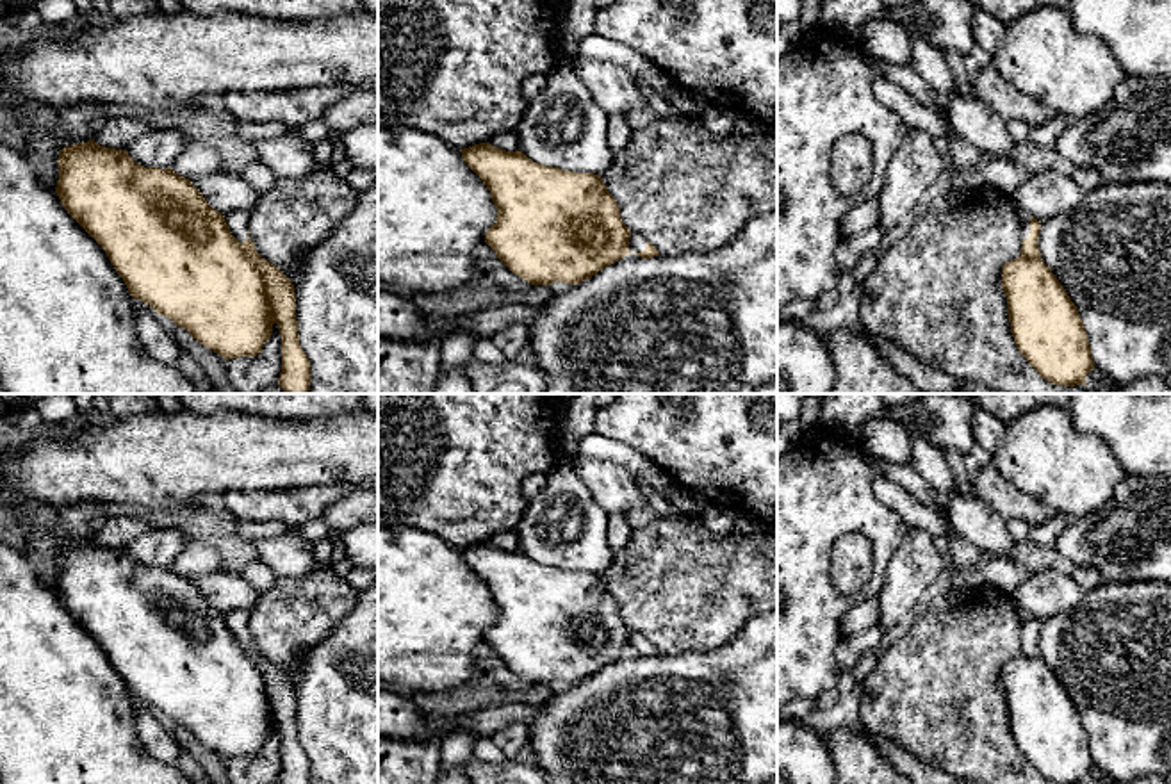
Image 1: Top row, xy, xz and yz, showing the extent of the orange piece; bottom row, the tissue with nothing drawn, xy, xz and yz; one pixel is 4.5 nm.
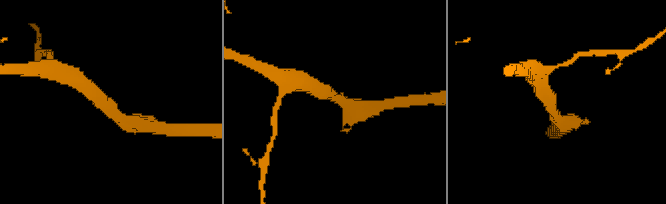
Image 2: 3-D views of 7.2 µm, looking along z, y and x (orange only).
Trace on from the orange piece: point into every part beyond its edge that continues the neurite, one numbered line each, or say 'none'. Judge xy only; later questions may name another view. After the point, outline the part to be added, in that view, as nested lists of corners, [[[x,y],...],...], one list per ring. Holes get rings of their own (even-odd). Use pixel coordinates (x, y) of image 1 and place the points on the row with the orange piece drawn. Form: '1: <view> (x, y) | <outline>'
1: xy (237, 221) | [[[235,210],[225,216],[225,221],[232,232],[232,235],[239,241],[244,242],[248,235],[248,226],[250,226],[250,212],[244,210]]]

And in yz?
1: yz (1025, 220) | [[[1020,207],[1016,208],[1016,214],[1018,214],[1020,221],[1021,221],[1021,230],[1023,230],[1021,237],[1028,239],[1028,235],[1030,235],[1028,233],[1028,230],[1030,230],[1030,216],[1025,214]]]

